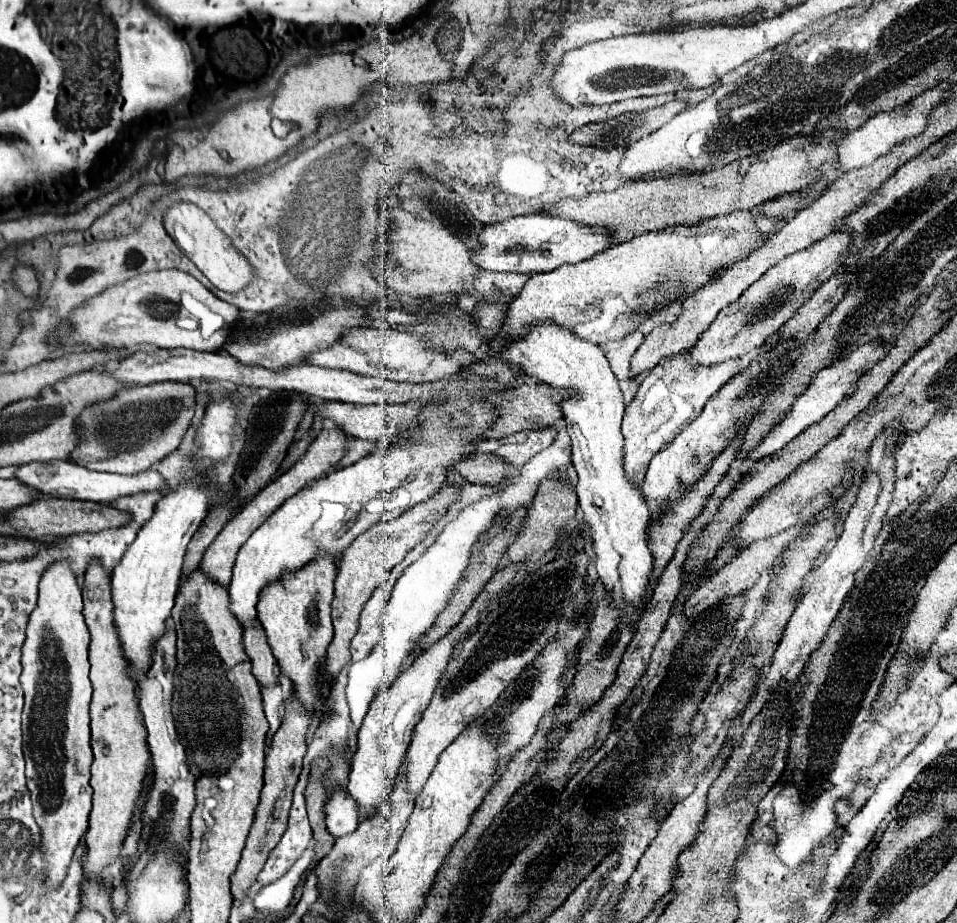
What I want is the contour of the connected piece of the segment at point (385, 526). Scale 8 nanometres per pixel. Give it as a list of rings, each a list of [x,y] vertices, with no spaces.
[[[447,486],[447,488],[439,490],[433,498],[413,506],[409,512],[401,514],[399,518],[375,524],[373,528],[369,528],[367,532],[357,536],[353,540],[353,544],[343,552],[339,574],[335,580],[335,598],[331,602],[331,618],[333,618],[335,634],[327,648],[327,660],[323,666],[325,668],[323,674],[325,674],[327,682],[333,682],[339,676],[339,672],[343,670],[343,666],[351,660],[349,642],[359,628],[359,614],[361,614],[365,602],[369,600],[369,596],[373,594],[373,590],[383,580],[389,578],[393,566],[397,566],[417,542],[421,542],[421,538],[433,528],[433,522],[439,520],[443,516],[443,512],[447,510],[447,506],[451,502],[455,502],[457,498],[459,498],[459,490],[453,486]]]

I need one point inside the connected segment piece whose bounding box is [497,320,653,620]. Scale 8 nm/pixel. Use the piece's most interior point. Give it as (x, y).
(614, 507)

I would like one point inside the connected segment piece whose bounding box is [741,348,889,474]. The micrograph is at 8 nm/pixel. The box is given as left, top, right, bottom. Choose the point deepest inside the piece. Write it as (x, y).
(826, 390)

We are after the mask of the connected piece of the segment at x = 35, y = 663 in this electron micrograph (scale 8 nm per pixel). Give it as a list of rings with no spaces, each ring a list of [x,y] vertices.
[[[67,560],[53,562],[41,576],[39,582],[39,600],[35,610],[29,616],[25,642],[21,648],[21,688],[25,692],[23,708],[23,754],[27,768],[27,788],[31,790],[33,816],[41,826],[43,836],[43,860],[49,884],[57,886],[71,864],[71,856],[81,836],[87,830],[87,820],[91,812],[91,786],[89,786],[89,766],[93,760],[89,748],[89,700],[91,700],[91,682],[89,682],[89,632],[83,620],[83,602],[81,590],[75,574],[69,568]]]

